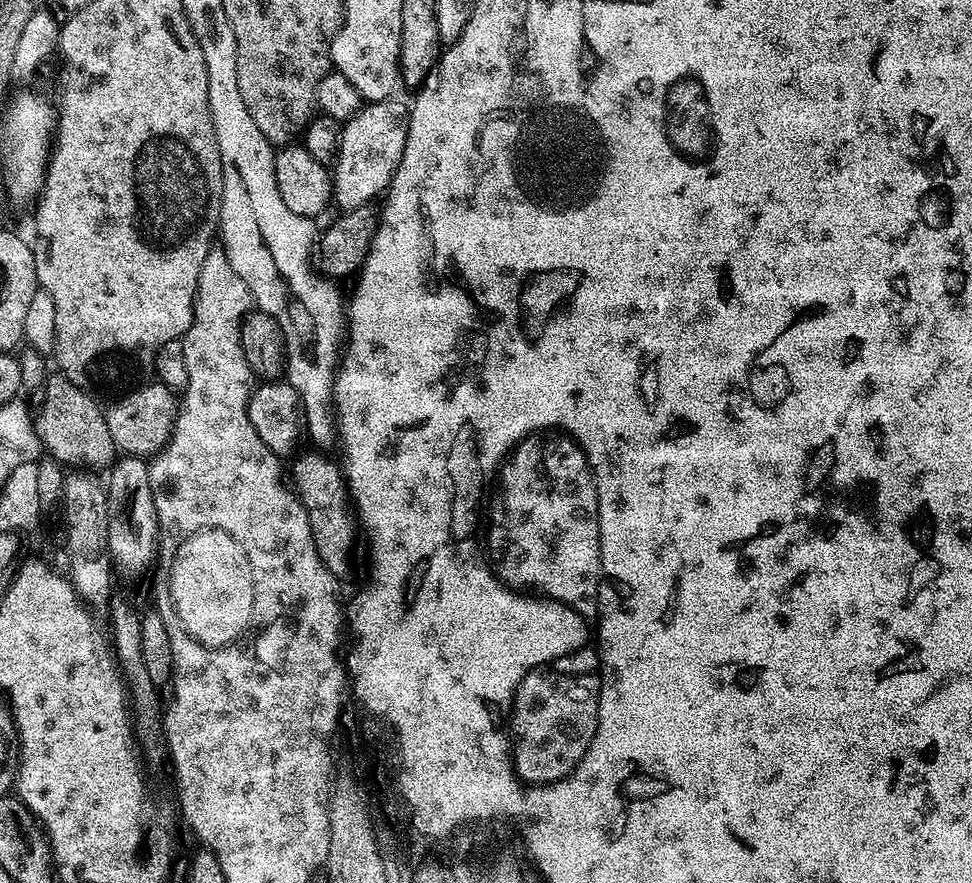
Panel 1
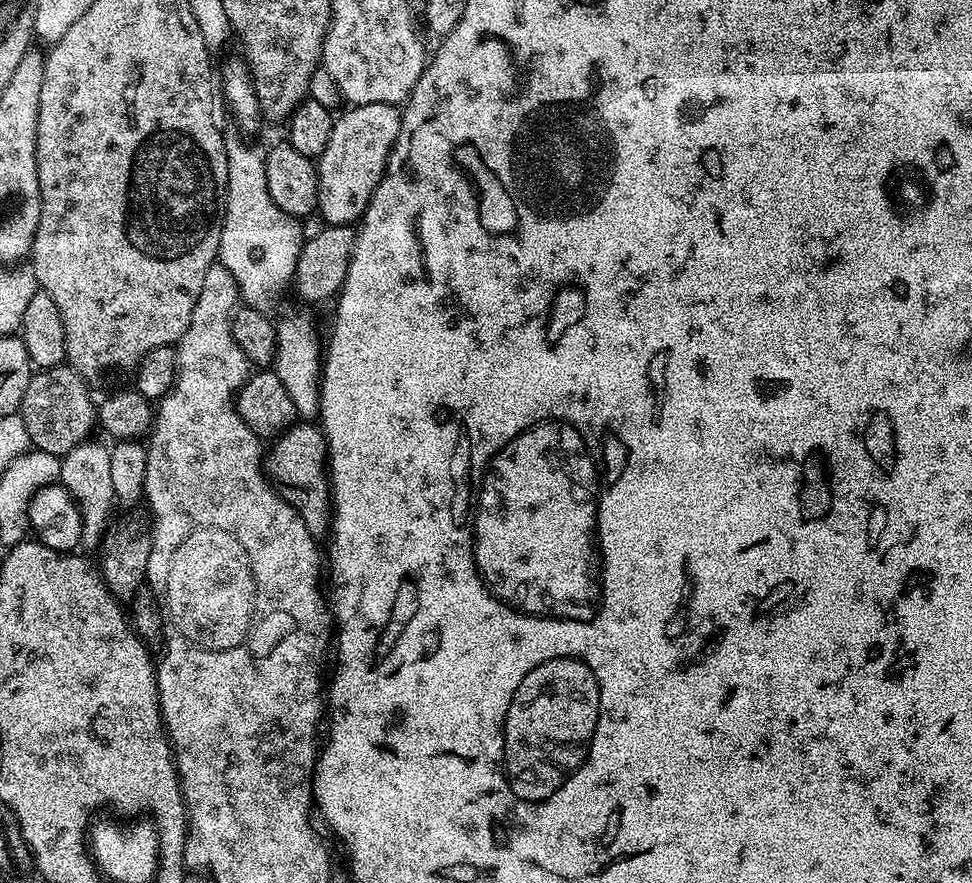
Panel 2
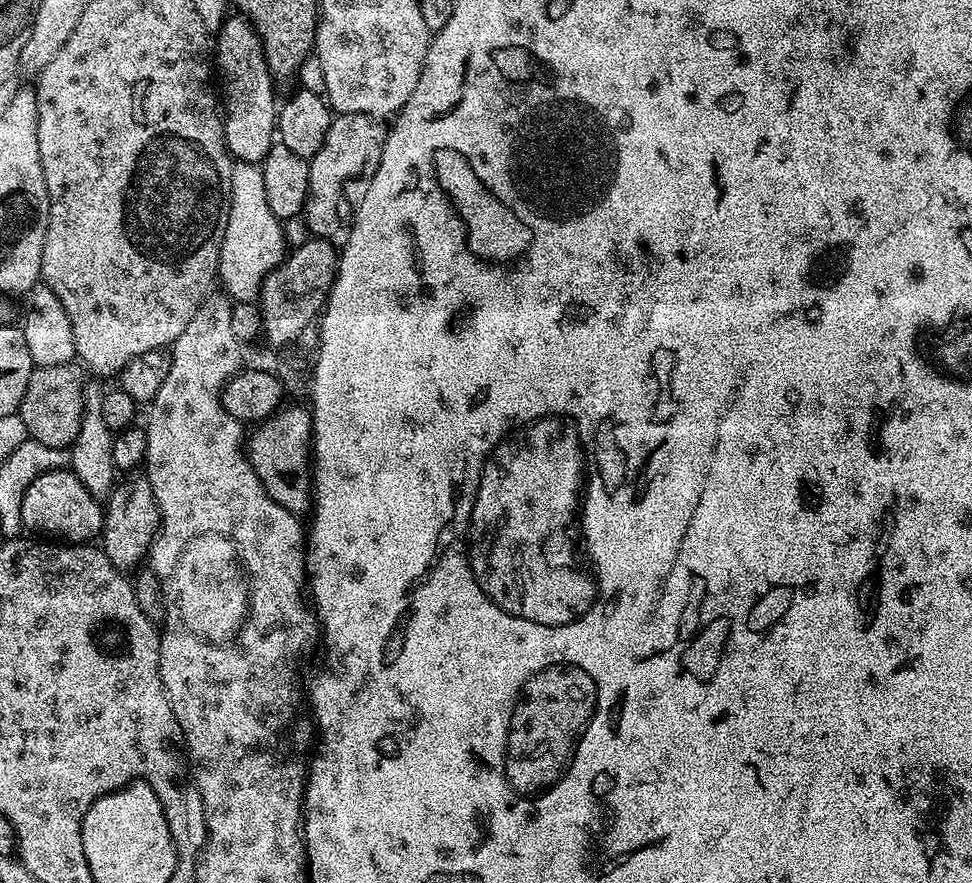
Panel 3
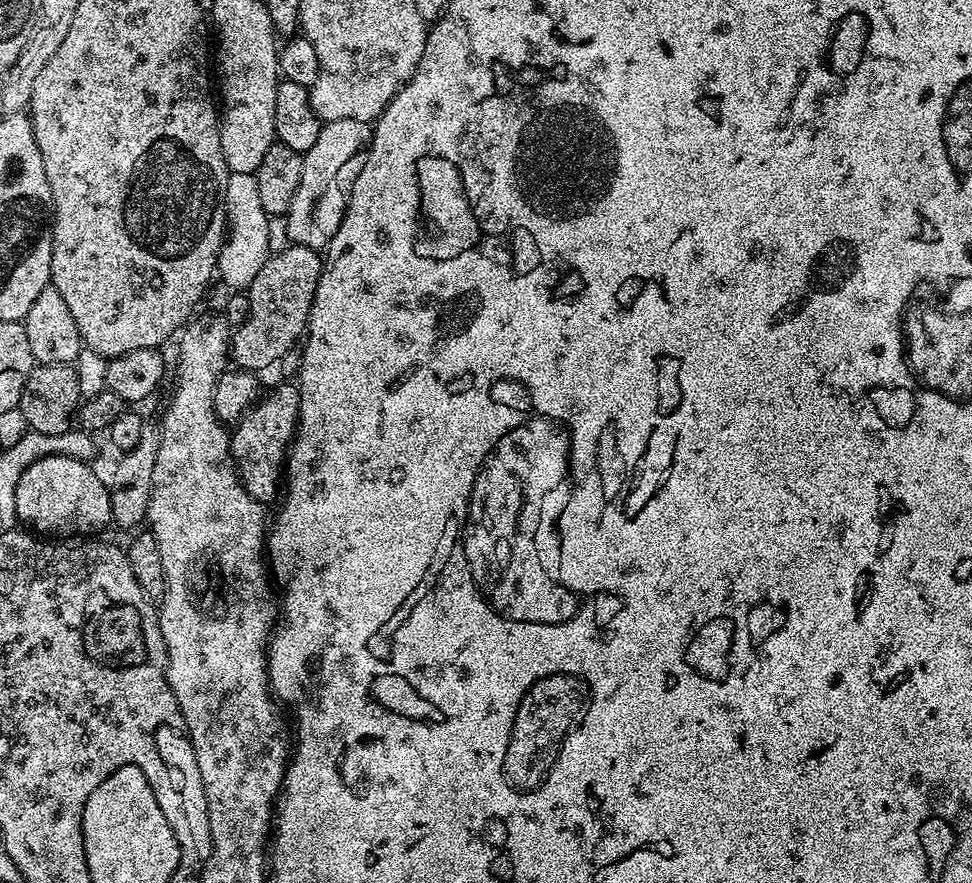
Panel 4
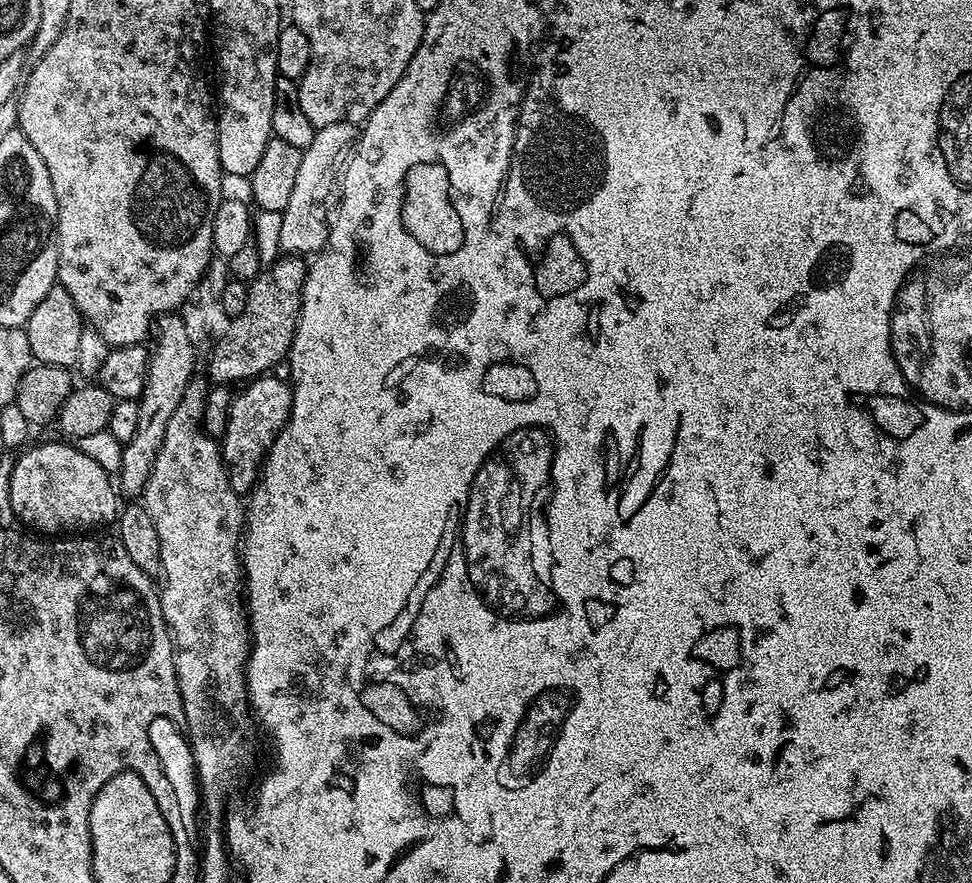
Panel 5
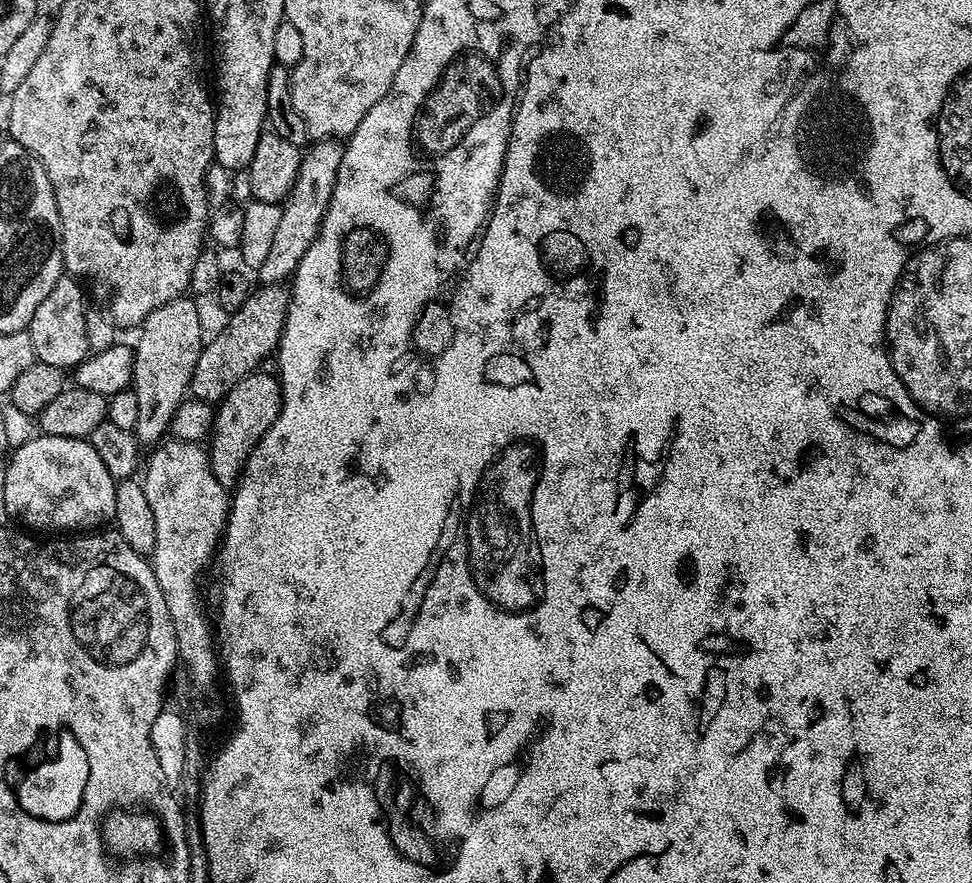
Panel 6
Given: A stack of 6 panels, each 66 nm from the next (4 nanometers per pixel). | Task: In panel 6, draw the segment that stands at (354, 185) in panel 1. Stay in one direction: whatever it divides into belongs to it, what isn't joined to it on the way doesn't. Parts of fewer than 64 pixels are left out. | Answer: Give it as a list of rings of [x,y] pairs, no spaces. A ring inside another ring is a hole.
[[[316,142],[303,153],[296,184],[282,205],[283,212],[279,219],[278,230],[275,231],[274,242],[271,243],[270,254],[258,269],[261,285],[287,281],[296,271],[298,262],[302,262],[302,254],[310,250],[320,224],[324,221],[324,212],[328,209],[338,166],[343,157],[344,149],[336,142]]]

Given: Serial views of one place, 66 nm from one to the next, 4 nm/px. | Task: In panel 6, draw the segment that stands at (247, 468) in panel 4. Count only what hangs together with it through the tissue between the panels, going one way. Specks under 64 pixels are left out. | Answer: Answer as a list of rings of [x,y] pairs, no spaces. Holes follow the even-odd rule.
[[[257,370],[242,378],[224,395],[215,409],[216,420],[212,424],[212,435],[206,451],[214,470],[214,478],[226,489],[235,489],[244,472],[244,464],[255,450],[256,443],[266,430],[274,426],[280,413],[280,381],[265,370]]]

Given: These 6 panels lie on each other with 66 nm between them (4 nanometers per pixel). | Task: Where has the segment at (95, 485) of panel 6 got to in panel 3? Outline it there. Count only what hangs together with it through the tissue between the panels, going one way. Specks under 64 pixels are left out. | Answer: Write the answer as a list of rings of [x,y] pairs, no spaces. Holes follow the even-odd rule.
[[[69,469],[49,470],[33,480],[22,500],[22,524],[36,534],[57,538],[69,543],[91,541],[103,529],[104,513],[101,501],[93,496]]]

